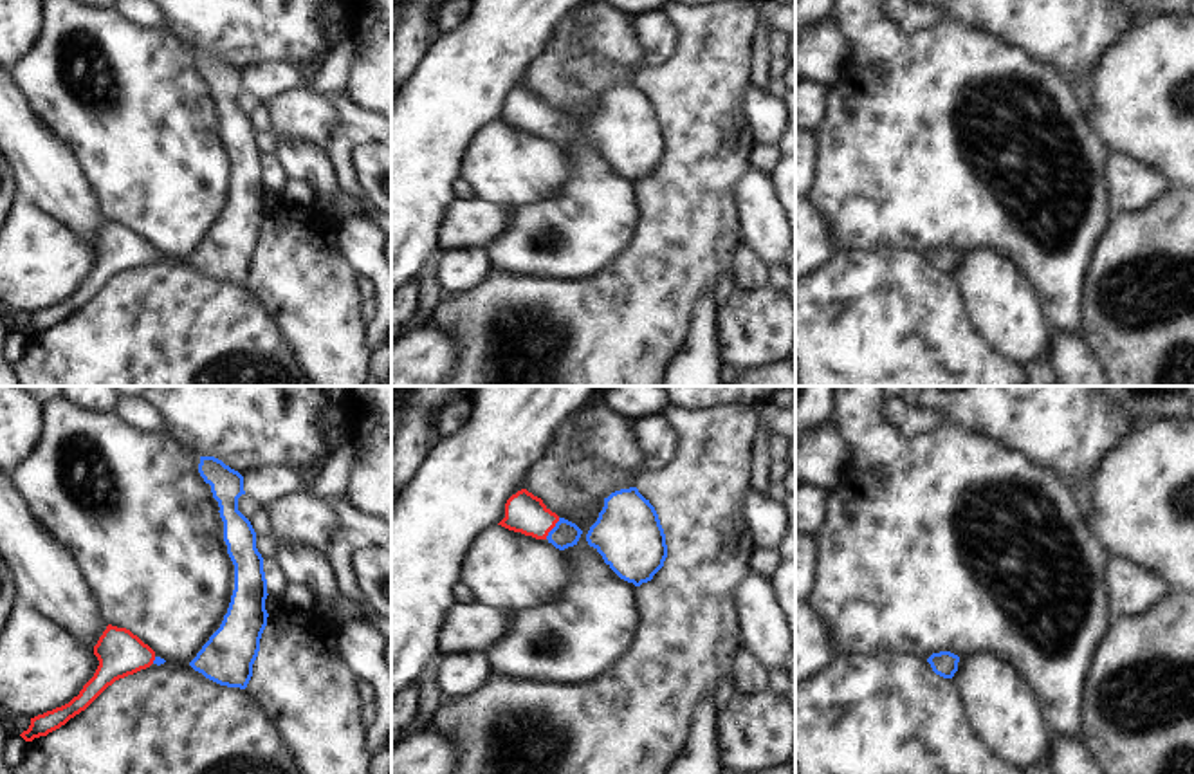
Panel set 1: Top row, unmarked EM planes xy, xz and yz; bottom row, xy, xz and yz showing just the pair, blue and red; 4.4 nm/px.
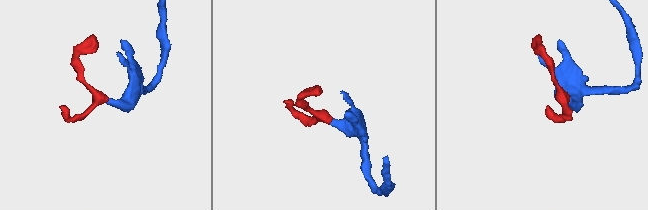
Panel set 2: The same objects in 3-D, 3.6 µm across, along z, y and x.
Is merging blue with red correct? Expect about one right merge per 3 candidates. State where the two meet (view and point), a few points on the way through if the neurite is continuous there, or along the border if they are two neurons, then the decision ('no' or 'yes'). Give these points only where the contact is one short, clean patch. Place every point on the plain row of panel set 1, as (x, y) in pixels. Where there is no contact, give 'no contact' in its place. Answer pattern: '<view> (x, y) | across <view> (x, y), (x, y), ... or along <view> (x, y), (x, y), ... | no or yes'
xz (552, 125) | across xz (565, 130), (552, 125), (525, 109) | yes

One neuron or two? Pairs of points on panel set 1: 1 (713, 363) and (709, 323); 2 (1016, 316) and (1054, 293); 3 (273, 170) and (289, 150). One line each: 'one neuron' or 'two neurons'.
1: one neuron
2: two neurons
3: two neurons

